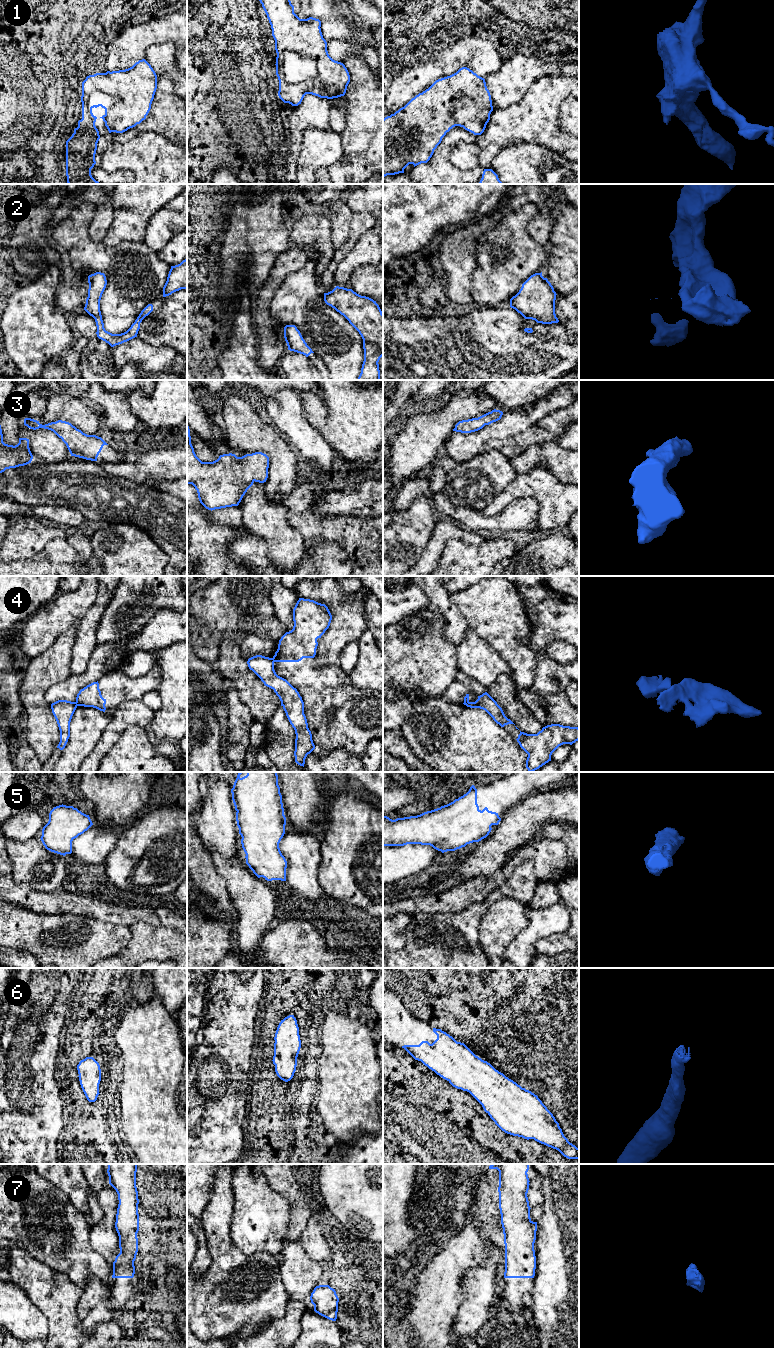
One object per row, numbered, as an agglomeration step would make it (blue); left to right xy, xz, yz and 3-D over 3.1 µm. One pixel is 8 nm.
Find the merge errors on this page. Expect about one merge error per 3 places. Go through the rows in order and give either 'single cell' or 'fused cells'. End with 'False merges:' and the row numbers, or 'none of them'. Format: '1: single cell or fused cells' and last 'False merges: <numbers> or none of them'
1: single cell
2: single cell
3: single cell
4: fused cells
5: single cell
6: single cell
7: single cell
False merges: 4

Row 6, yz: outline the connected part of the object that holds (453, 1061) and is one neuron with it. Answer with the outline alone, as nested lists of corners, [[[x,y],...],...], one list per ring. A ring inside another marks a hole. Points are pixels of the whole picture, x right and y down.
[[[433,1028],[433,1032],[437,1039],[432,1044],[422,1041],[419,1045],[404,1045],[402,1048],[453,1087],[469,1092],[505,1133],[527,1140],[534,1139],[558,1150],[568,1159],[579,1160],[579,1148],[564,1136],[559,1123],[537,1095],[506,1077],[490,1063],[476,1056],[464,1043],[457,1042],[446,1032],[436,1028]]]

